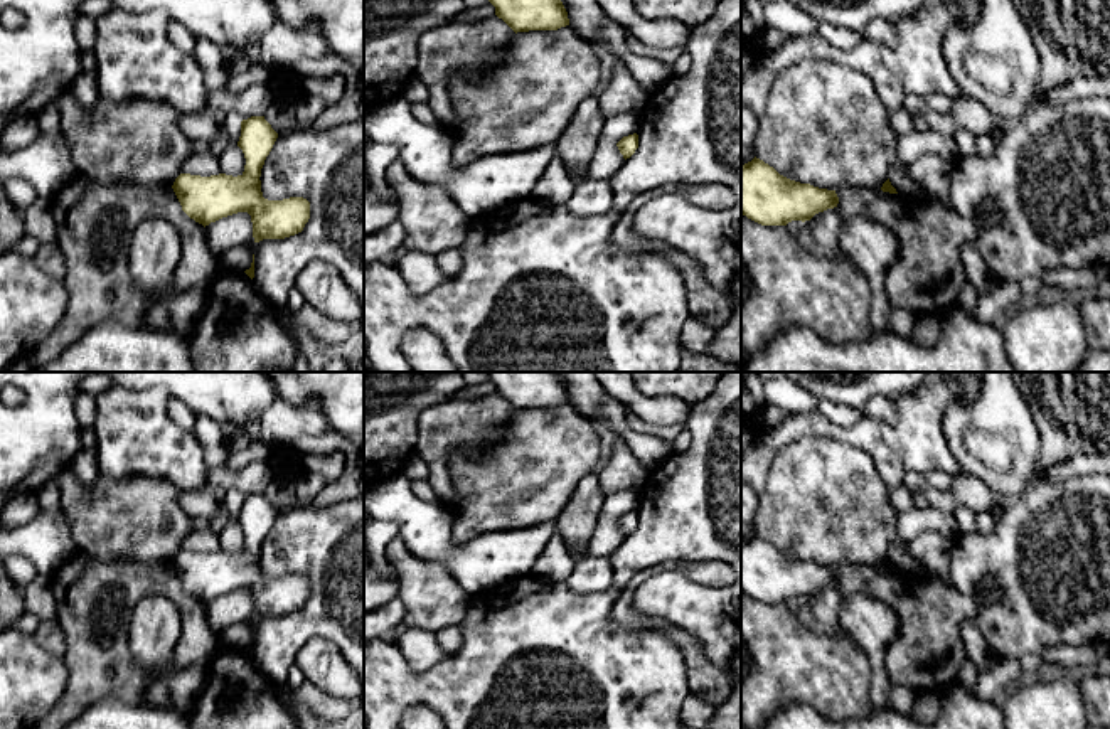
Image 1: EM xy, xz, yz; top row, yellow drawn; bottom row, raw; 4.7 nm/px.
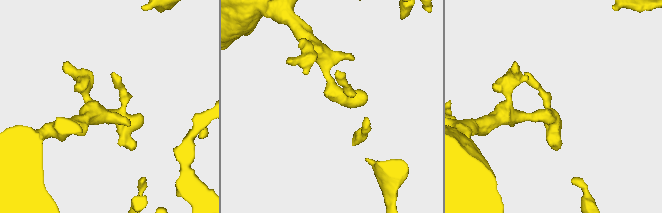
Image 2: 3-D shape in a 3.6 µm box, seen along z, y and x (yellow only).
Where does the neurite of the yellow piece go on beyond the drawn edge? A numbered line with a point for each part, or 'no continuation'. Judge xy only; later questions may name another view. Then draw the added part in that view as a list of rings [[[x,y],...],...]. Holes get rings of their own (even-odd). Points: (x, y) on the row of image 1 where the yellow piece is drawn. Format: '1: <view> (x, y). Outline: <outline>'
no continuation

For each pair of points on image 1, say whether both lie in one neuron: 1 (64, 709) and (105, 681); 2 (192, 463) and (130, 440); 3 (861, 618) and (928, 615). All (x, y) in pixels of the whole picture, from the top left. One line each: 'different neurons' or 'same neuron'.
1: same neuron
2: same neuron
3: different neurons

